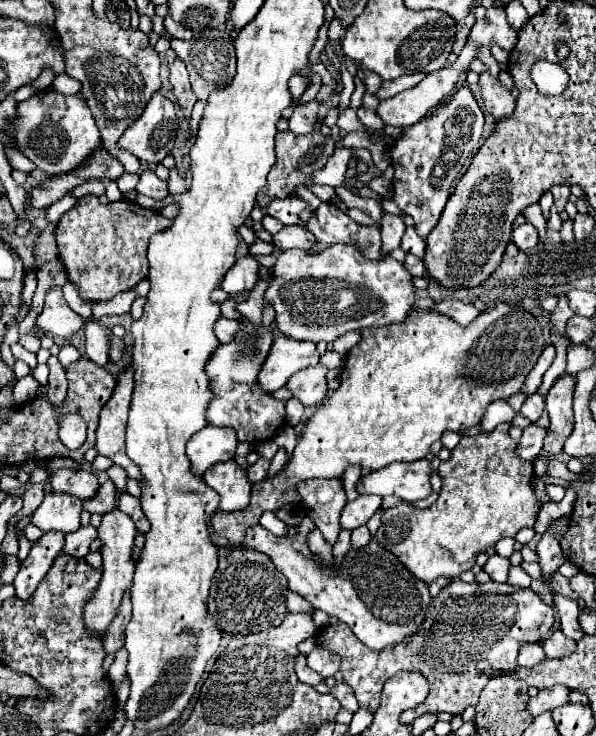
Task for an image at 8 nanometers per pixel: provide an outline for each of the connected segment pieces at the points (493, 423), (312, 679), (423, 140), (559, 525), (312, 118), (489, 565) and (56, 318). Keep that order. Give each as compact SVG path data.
M498 400L494 404L490 404L486 416L482 418L480 426L482 426L482 432L490 432L494 430L498 424L512 422L513 418L518 414L506 400Z
M300 654L298 660L296 660L296 674L298 674L298 680L302 680L302 682L306 682L306 684L310 684L310 686L318 686L318 684L324 680L324 678L318 676L312 668L308 668L304 654Z
M464 84L460 90L452 94L448 102L440 104L432 116L426 116L422 122L402 128L402 136L392 142L392 200L398 208L402 208L406 214L414 218L414 228L418 236L426 238L438 224L440 214L444 212L444 206L452 194L452 186L458 172L468 160L472 160L478 148L482 126L484 114L472 90Z
M568 514L560 516L558 520L552 520L548 530L542 534L542 538L538 542L538 548L536 548L536 552L540 556L538 564L542 566L542 574L546 578L552 572L556 572L560 568L560 564L566 562L566 558L562 556L562 550L560 550L560 540L568 530L568 520L570 520Z
M316 100L298 104L294 108L294 114L290 116L288 124L294 134L310 134L316 128L319 103Z
M492 554L488 558L488 562L484 564L484 572L488 572L494 582L506 582L508 568L510 568L510 560L508 558L502 558L498 554Z
M54 288L46 294L46 302L44 302L42 314L38 316L36 324L44 332L70 340L84 326L84 320L68 306L68 302L62 296L62 290Z

